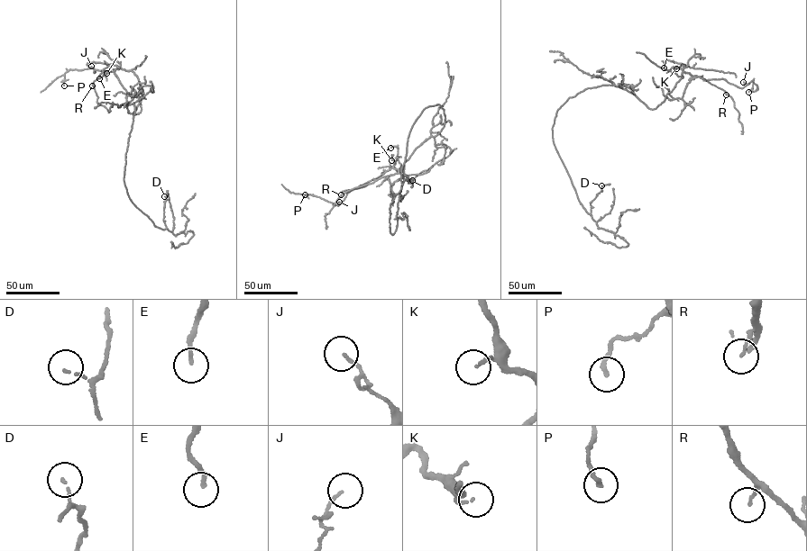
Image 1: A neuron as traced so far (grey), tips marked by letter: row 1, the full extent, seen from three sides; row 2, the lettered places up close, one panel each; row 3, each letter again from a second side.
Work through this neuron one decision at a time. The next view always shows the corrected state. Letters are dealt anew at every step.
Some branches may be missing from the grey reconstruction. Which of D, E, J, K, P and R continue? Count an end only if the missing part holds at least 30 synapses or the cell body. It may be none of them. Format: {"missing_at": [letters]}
{"missing_at": ["R"]}

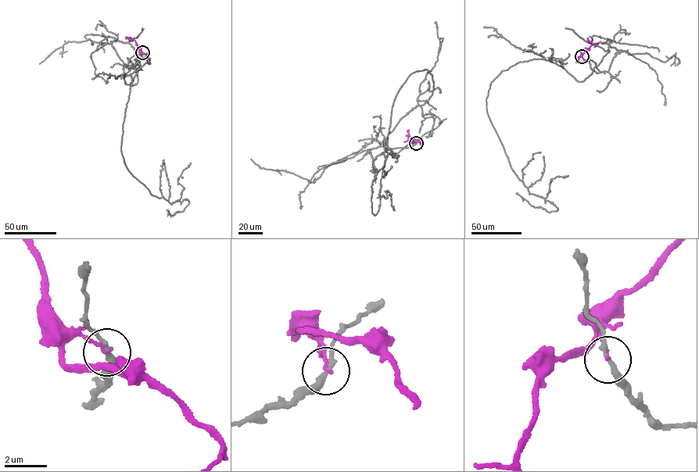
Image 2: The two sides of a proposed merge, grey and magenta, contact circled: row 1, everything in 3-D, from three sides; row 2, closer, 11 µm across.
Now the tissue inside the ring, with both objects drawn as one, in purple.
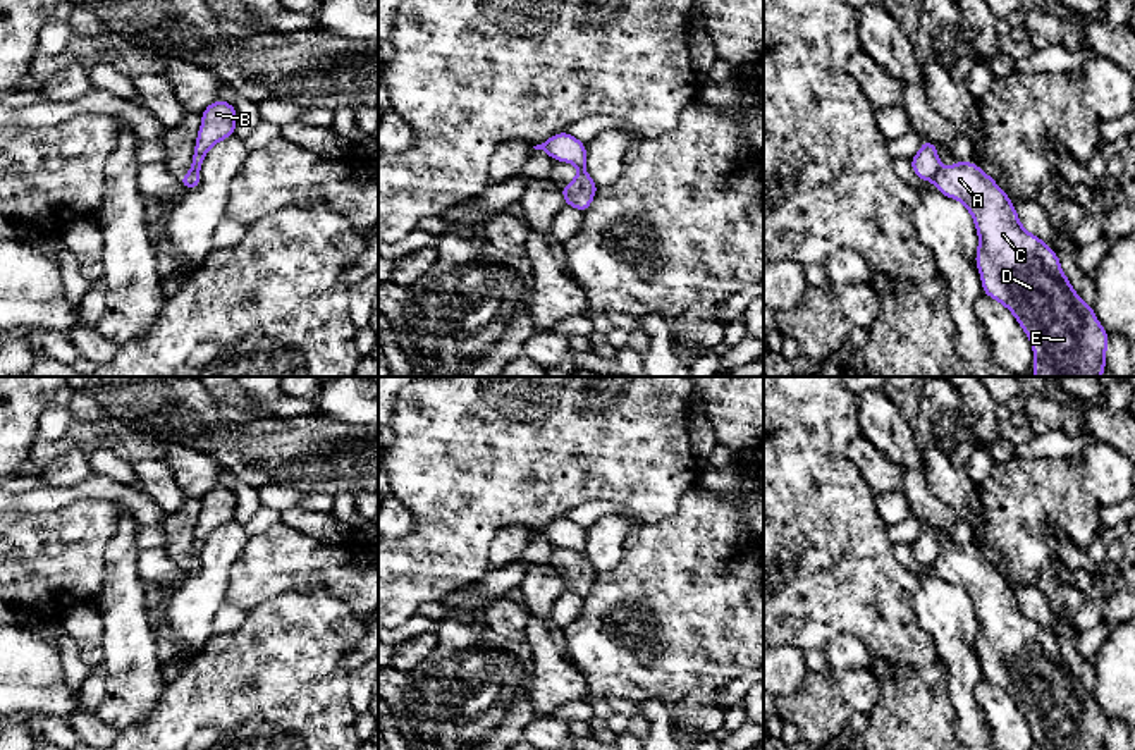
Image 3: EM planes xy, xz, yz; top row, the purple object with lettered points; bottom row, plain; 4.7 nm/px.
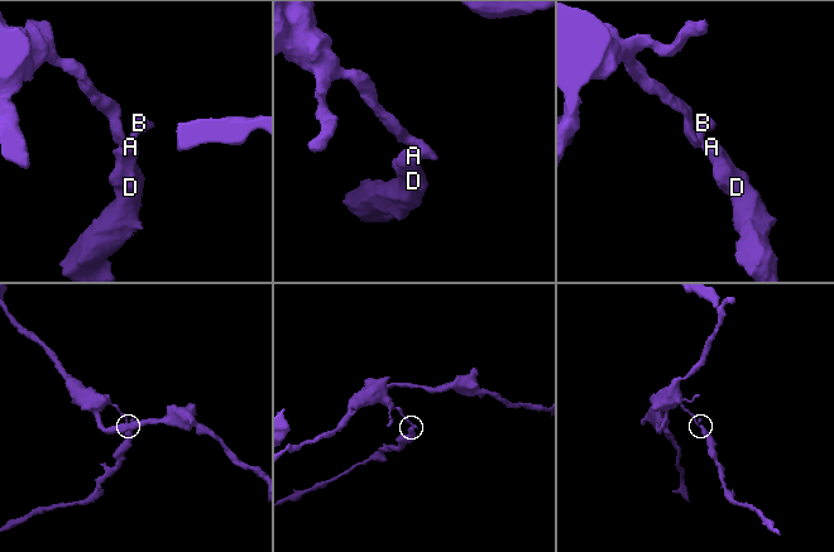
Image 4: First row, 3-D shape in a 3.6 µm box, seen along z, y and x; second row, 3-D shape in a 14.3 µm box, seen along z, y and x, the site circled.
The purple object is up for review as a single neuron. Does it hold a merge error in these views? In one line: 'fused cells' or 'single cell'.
fused cells

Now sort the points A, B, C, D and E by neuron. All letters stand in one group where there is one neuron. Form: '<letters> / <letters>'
A C D E / B

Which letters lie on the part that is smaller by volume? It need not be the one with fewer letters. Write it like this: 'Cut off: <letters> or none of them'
Cut off: A, C, D, E

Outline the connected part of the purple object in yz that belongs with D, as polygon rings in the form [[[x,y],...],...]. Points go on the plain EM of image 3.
[[[958,545],[937,556],[936,575],[961,587],[979,618],[975,649],[982,676],[1003,688],[1018,705],[1035,740],[1035,750],[1106,750],[1109,719],[1094,695],[1073,676],[1061,655],[1059,642],[1020,609],[1008,580],[979,550]]]

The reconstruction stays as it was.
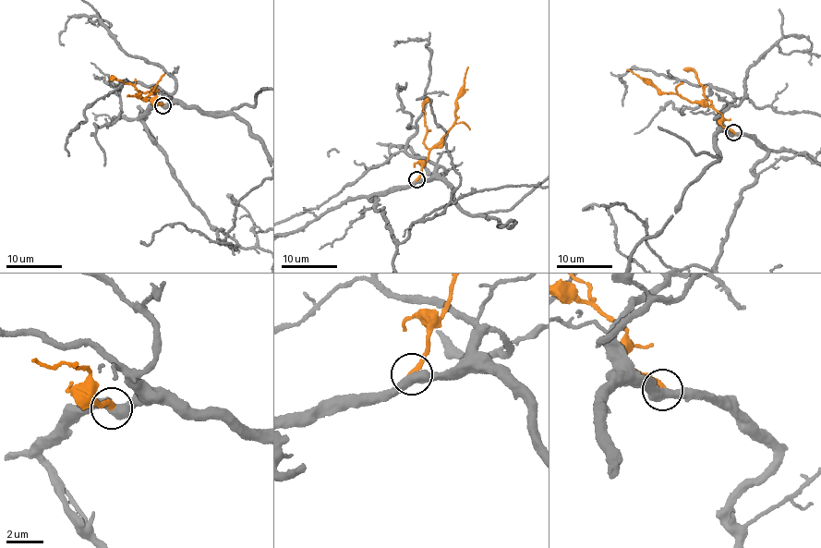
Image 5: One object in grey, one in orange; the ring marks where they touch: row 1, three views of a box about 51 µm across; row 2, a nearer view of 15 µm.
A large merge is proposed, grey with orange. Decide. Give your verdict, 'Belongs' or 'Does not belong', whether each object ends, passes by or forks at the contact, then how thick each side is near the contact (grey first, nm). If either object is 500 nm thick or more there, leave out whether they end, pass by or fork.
Does not belong. At the ring grey passes by. At the ring orange ends. Thickness 480 nm (grey) against 300 nm

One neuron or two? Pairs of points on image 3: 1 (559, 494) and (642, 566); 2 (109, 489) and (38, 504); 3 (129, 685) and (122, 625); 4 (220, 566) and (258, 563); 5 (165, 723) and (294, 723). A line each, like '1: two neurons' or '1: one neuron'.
1: two neurons
2: one neuron
3: one neuron
4: two neurons
5: one neuron

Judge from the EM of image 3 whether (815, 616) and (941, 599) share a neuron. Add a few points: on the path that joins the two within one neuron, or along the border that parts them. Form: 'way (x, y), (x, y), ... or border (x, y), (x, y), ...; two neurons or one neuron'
border (917, 578), (914, 614), (932, 639); two neurons

